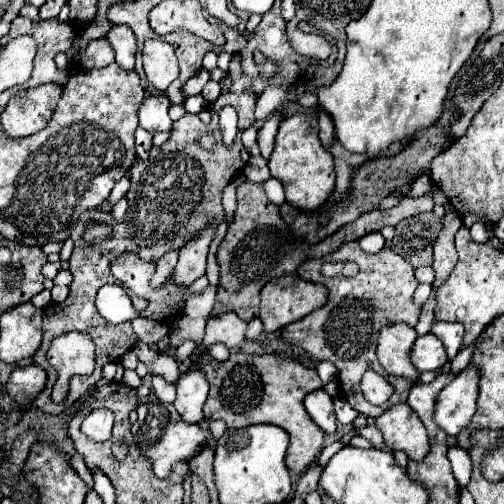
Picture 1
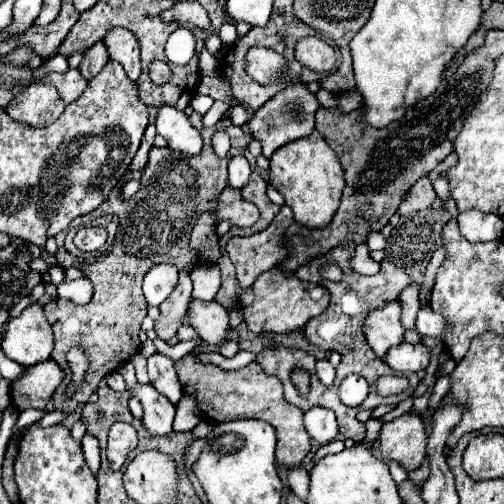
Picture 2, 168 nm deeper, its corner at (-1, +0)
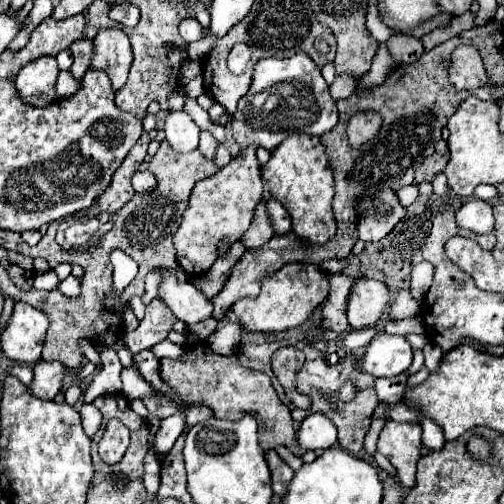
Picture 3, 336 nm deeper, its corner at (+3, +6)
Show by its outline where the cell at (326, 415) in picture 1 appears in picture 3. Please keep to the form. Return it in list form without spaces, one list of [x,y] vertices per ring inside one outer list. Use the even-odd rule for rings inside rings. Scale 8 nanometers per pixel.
[[[309,414],[301,426],[297,444],[303,450],[327,450],[337,442],[337,428],[323,414]]]

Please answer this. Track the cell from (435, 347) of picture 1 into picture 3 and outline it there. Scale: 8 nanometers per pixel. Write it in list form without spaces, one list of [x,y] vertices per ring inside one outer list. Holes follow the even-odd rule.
[[[379,334],[371,340],[365,348],[361,362],[363,370],[373,374],[375,378],[381,376],[397,376],[411,366],[413,350],[405,336],[395,334]]]

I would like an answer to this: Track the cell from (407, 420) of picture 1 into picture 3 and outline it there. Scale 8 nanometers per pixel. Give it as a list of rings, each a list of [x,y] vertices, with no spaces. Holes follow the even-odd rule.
[[[385,422],[377,450],[397,468],[397,478],[405,488],[415,486],[417,460],[421,458],[421,426]]]

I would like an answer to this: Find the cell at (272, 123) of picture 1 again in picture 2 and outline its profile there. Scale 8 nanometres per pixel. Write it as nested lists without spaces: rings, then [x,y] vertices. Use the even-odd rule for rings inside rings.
[[[297,82],[287,86],[285,90],[281,90],[273,100],[269,100],[267,104],[263,104],[255,116],[249,120],[249,130],[251,134],[261,142],[263,146],[263,156],[271,158],[271,154],[281,148],[283,144],[303,138],[307,136],[313,128],[315,128],[315,112],[319,110],[319,102],[315,98],[315,94],[311,94],[305,84]]]

